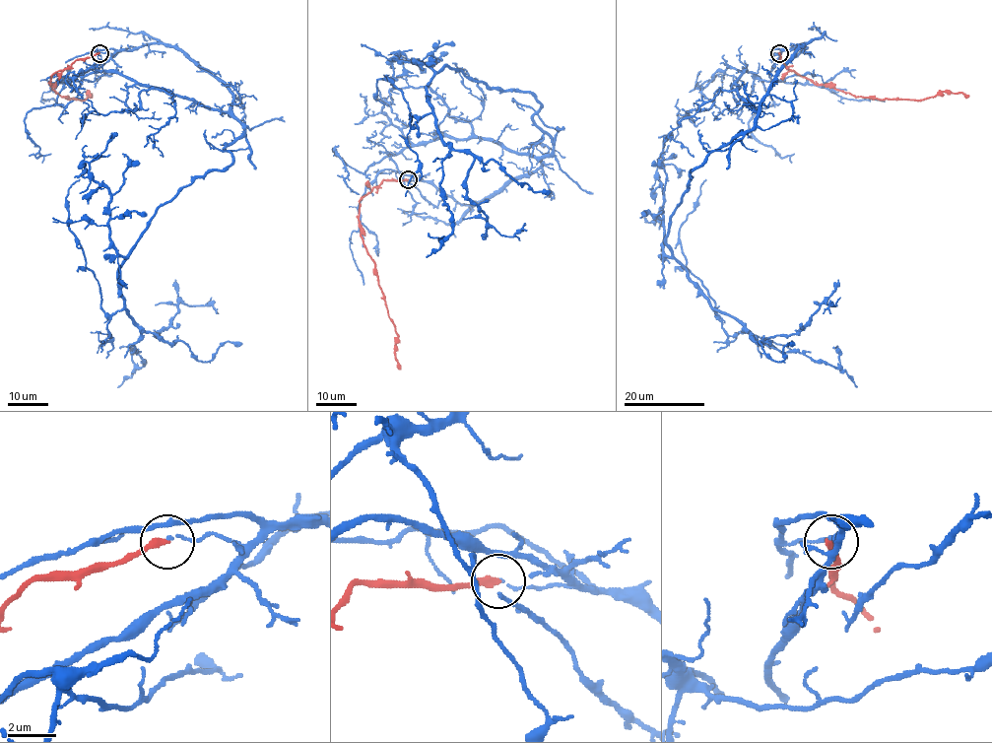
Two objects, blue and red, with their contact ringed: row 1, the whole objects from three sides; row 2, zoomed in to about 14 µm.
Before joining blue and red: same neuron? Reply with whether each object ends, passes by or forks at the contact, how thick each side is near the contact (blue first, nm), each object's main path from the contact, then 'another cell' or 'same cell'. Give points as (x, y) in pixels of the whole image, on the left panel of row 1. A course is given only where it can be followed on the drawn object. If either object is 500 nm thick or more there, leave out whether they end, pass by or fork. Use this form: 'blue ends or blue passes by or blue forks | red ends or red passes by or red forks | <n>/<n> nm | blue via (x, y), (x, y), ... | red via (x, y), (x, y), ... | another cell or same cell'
blue ends | red ends | 100/300 nm | blue via (99, 53), (170, 44), (232, 96), (232, 162), (163, 204), (118, 272), (165, 341), (179, 303), (216, 313) | red via (99, 53), (75, 61), (51, 76), (50, 85), (62, 97), (85, 100), (90, 95), (87, 92), (92, 97) | another cell

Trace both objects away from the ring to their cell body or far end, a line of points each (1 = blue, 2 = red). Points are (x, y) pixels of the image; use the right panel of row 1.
1: (779, 53), (804, 42), (751, 129), (692, 171), (666, 237), (756, 341), (836, 304), (823, 313)
2: (779, 53), (780, 61), (816, 85), (826, 85), (857, 97), (923, 100), (944, 92), (968, 97)

